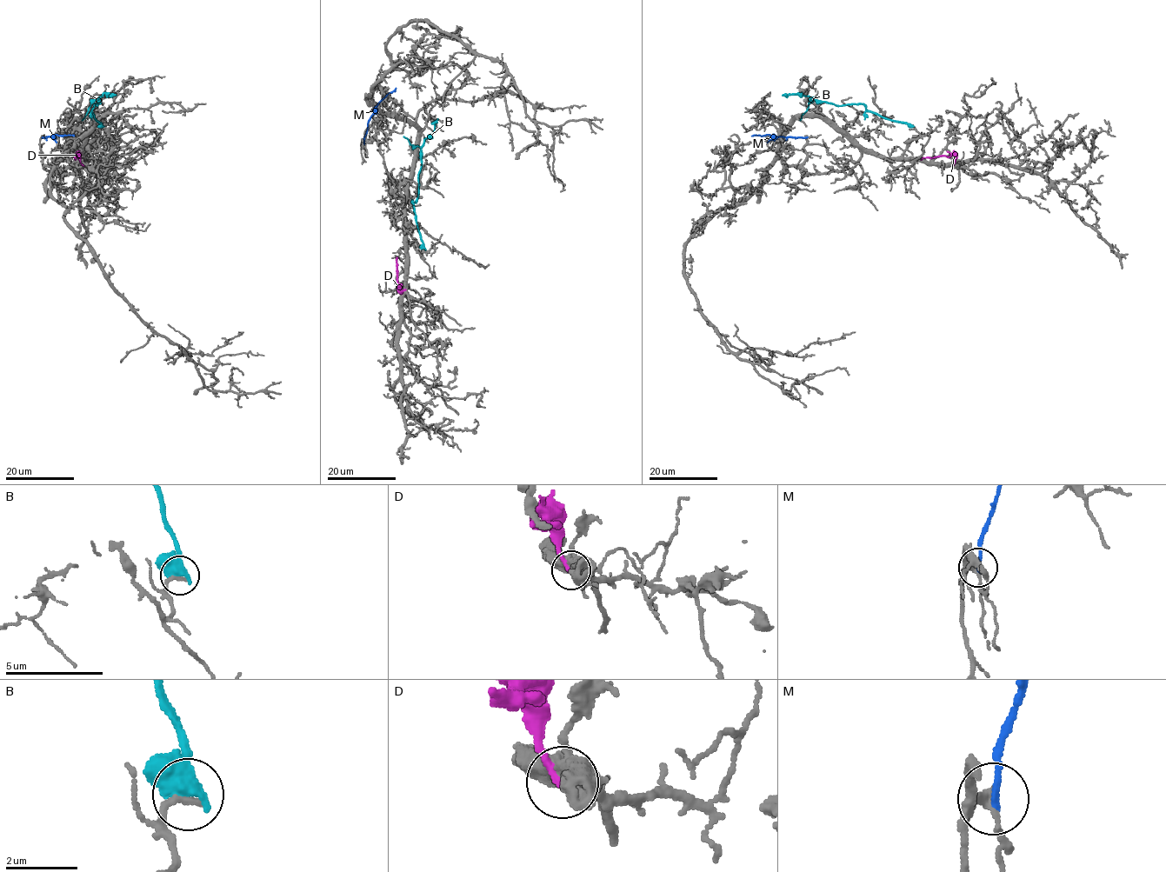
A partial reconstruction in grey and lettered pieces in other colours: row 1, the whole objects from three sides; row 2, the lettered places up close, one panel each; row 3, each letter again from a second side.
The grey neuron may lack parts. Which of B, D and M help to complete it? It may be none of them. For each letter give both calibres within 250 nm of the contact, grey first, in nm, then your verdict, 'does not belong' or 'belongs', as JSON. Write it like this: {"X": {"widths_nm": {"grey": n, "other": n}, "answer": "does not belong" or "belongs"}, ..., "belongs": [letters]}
{"B": {"widths_nm": {"grey": 240, "other": 650}, "answer": "does not belong"}, "D": {"widths_nm": {"grey": 500, "other": 240}, "answer": "does not belong"}, "M": {"widths_nm": {"grey": 280, "other": 200}, "answer": "does not belong"}, "belongs": []}

